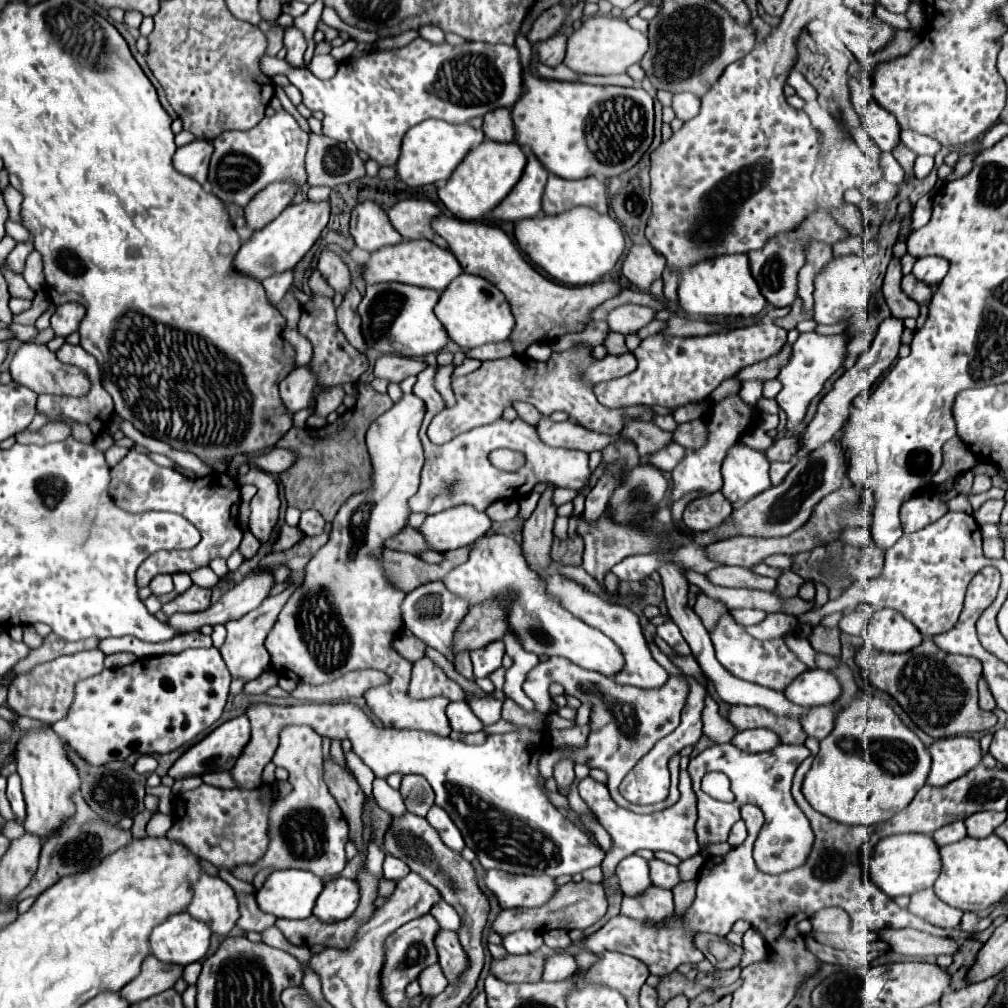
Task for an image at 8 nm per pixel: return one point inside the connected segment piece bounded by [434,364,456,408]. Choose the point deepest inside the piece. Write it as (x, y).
(442, 381)

